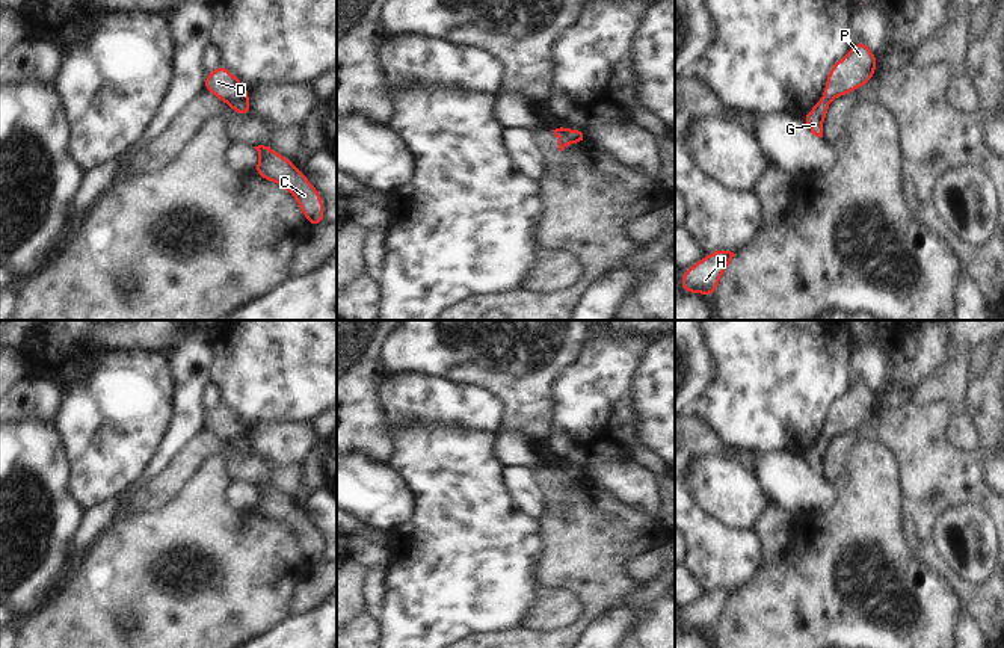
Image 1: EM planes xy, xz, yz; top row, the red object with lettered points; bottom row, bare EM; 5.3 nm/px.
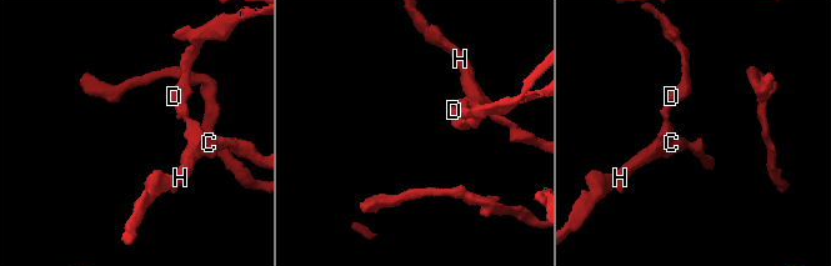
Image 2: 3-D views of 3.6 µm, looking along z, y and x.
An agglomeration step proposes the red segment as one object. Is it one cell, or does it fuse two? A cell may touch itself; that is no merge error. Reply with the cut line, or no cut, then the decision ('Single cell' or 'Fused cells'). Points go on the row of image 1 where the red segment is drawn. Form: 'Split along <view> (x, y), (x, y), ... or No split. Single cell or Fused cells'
Split along xy (246, 97), (231, 97), (225, 103). Fused cells.

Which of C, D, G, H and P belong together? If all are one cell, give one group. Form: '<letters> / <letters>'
C G H / D P

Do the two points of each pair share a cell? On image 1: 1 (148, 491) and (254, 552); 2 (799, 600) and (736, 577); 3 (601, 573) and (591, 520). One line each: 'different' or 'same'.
1: different
2: different
3: same

